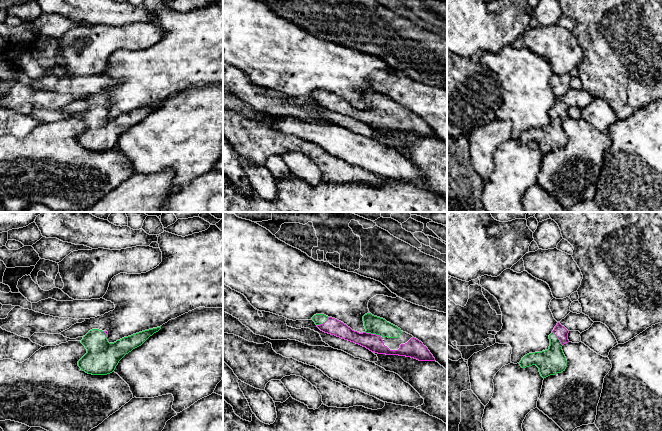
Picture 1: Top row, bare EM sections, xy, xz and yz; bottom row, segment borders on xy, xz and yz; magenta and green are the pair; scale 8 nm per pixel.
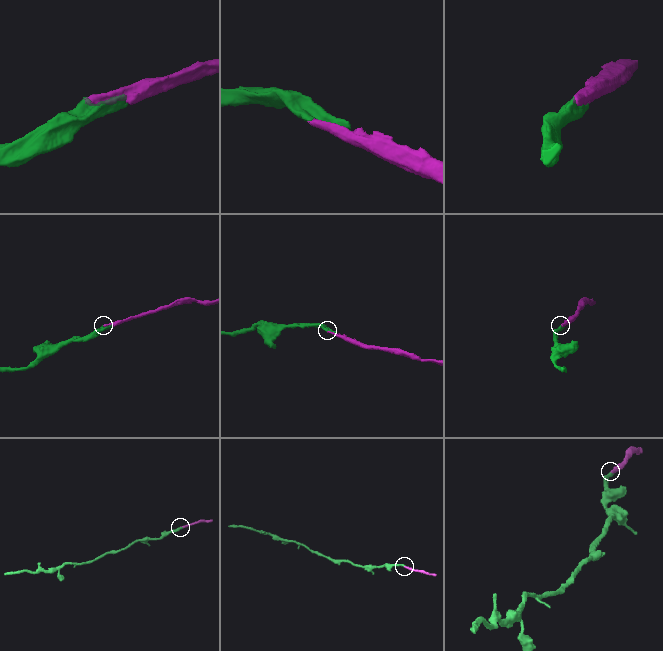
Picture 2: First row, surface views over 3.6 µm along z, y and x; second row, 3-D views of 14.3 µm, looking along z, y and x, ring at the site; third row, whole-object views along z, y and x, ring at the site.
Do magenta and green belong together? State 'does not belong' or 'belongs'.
belongs

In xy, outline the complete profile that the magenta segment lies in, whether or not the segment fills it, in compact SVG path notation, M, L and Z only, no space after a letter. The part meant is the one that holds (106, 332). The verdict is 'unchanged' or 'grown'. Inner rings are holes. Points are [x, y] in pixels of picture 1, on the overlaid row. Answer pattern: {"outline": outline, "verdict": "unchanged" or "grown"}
{"outline": "M160 327L145 330L109 343L108 332L90 330L81 340L87 353L78 361L81 370L92 375L107 375L114 372L119 361L133 349L141 346Z", "verdict": "grown"}

